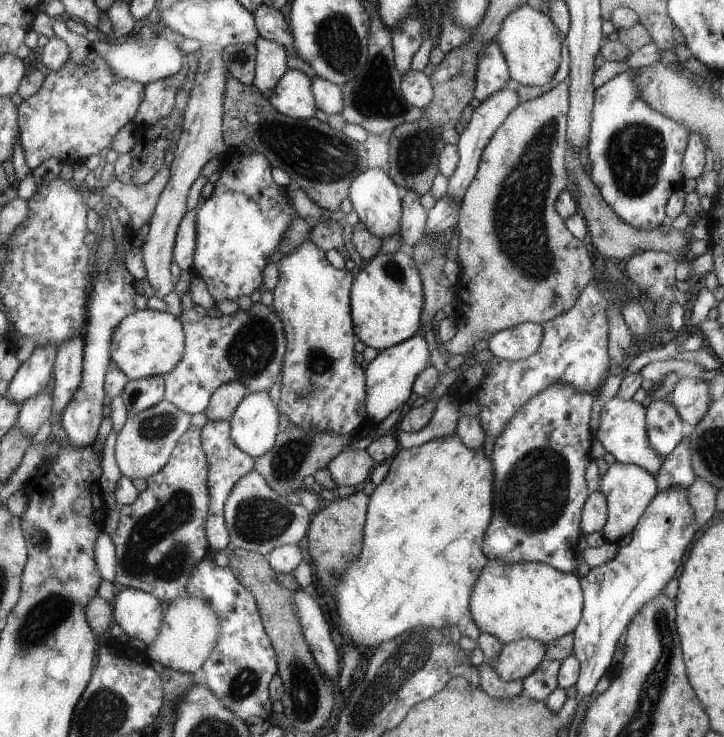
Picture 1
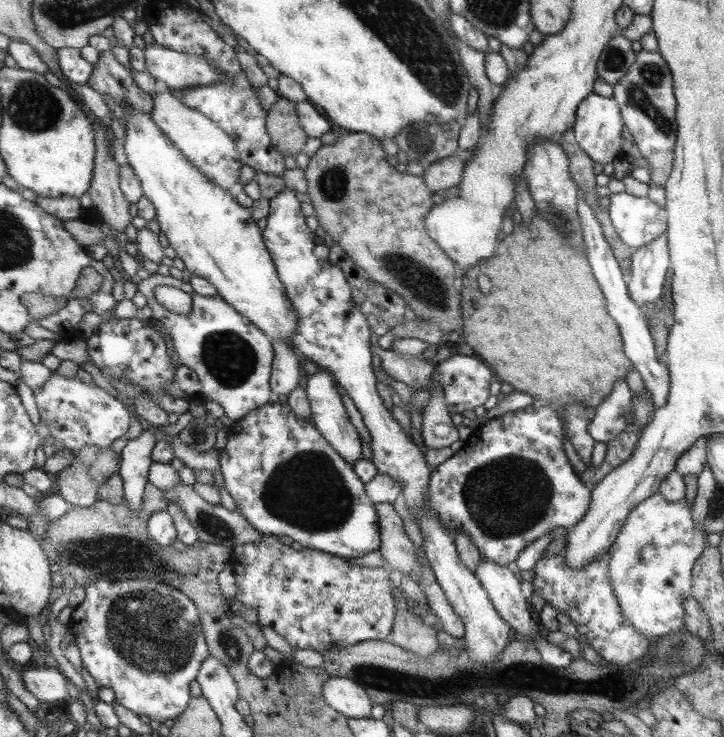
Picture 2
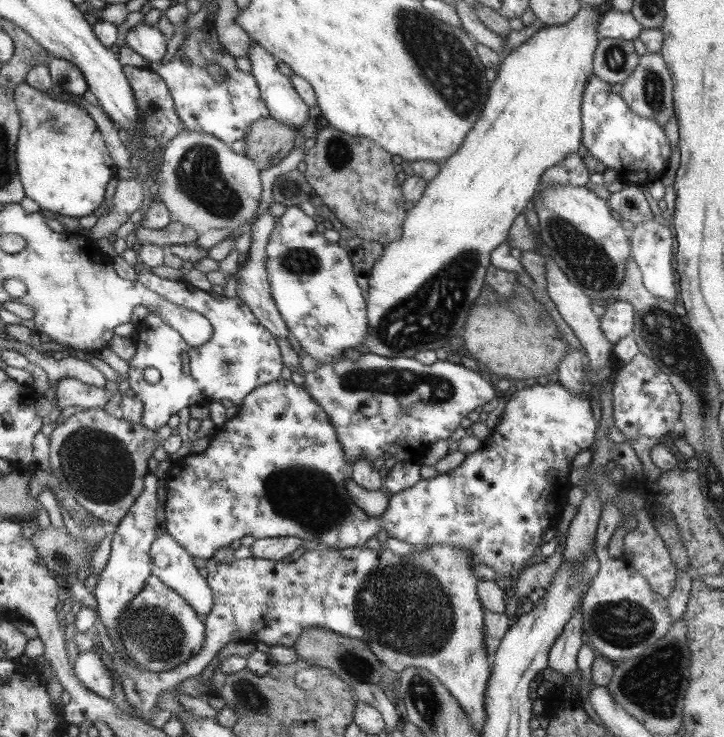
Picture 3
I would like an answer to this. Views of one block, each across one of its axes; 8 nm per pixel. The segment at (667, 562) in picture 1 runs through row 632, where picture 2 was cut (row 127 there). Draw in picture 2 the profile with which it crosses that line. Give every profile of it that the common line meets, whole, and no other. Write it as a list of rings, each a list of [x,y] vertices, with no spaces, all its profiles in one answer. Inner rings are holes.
[[[592,93],[578,105],[575,117],[576,120],[571,126],[574,130],[574,139],[592,162],[605,165],[611,163],[613,158],[622,156],[620,144],[623,120],[620,107],[612,98]]]

